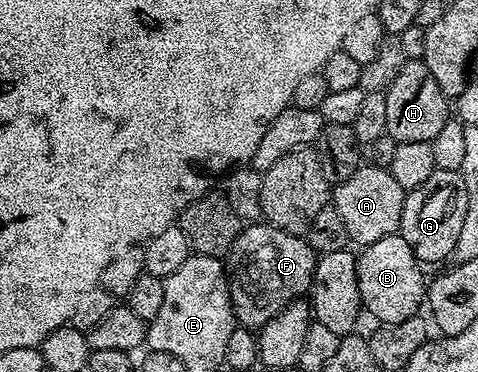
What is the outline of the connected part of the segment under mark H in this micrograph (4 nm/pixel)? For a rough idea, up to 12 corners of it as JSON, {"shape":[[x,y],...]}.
{"shape":[[423,59],[384,92],[386,133],[431,143],[450,117]]}

